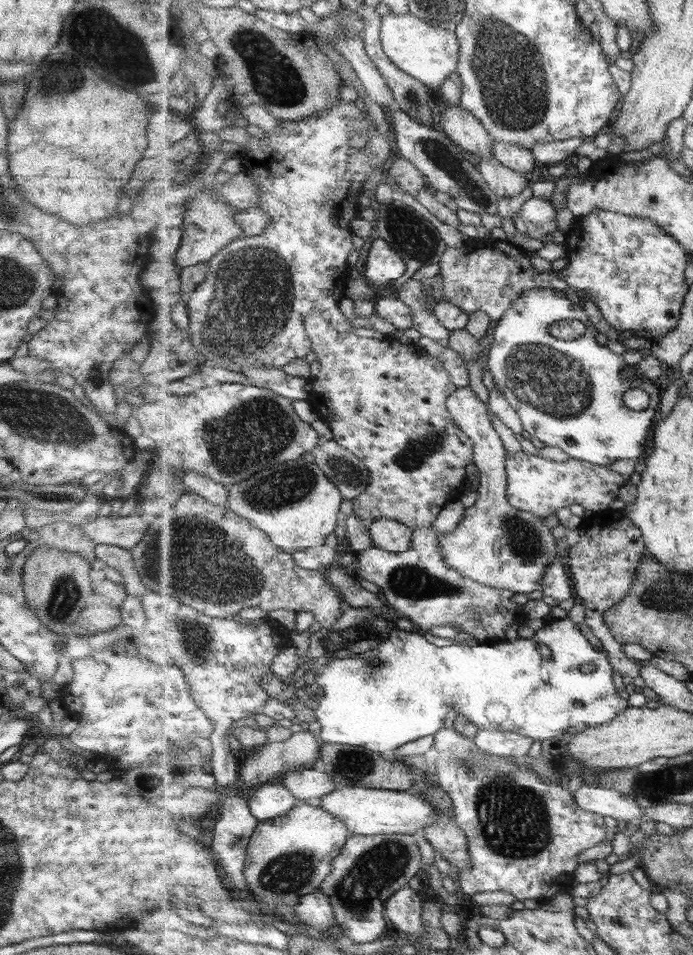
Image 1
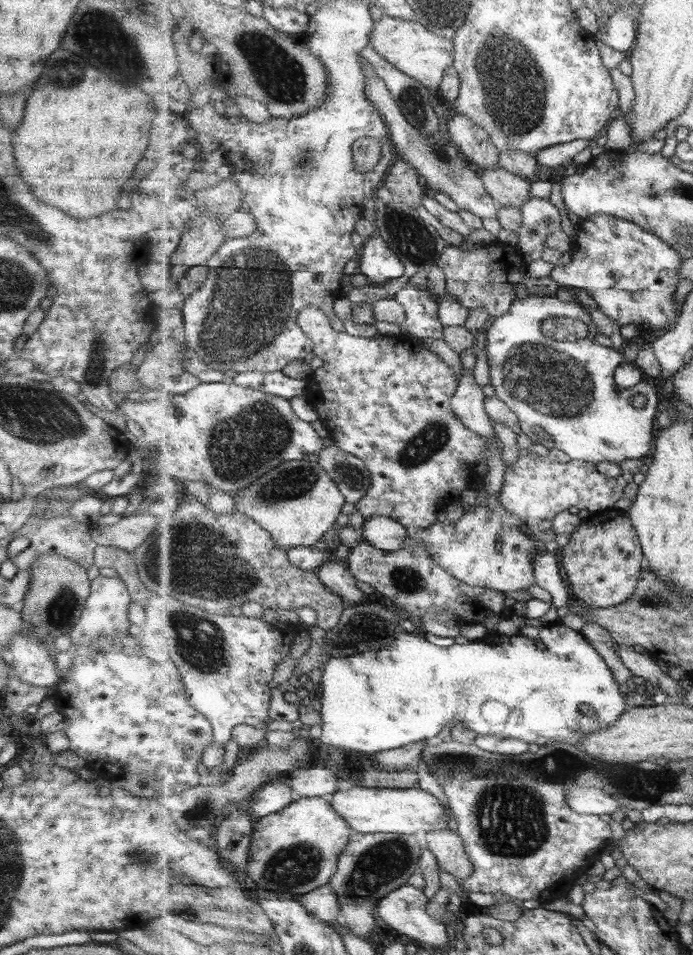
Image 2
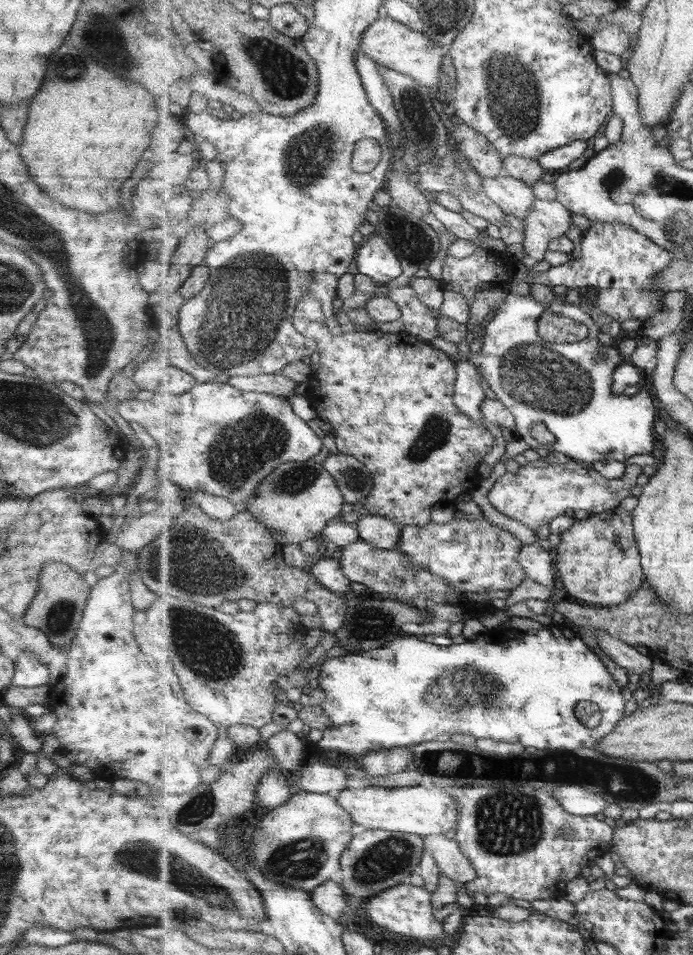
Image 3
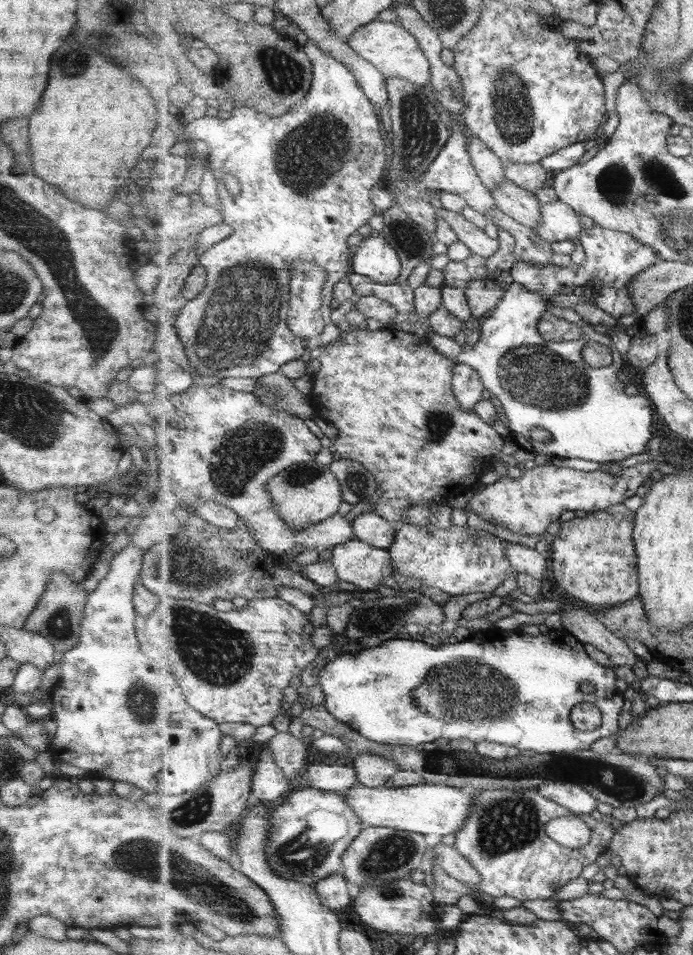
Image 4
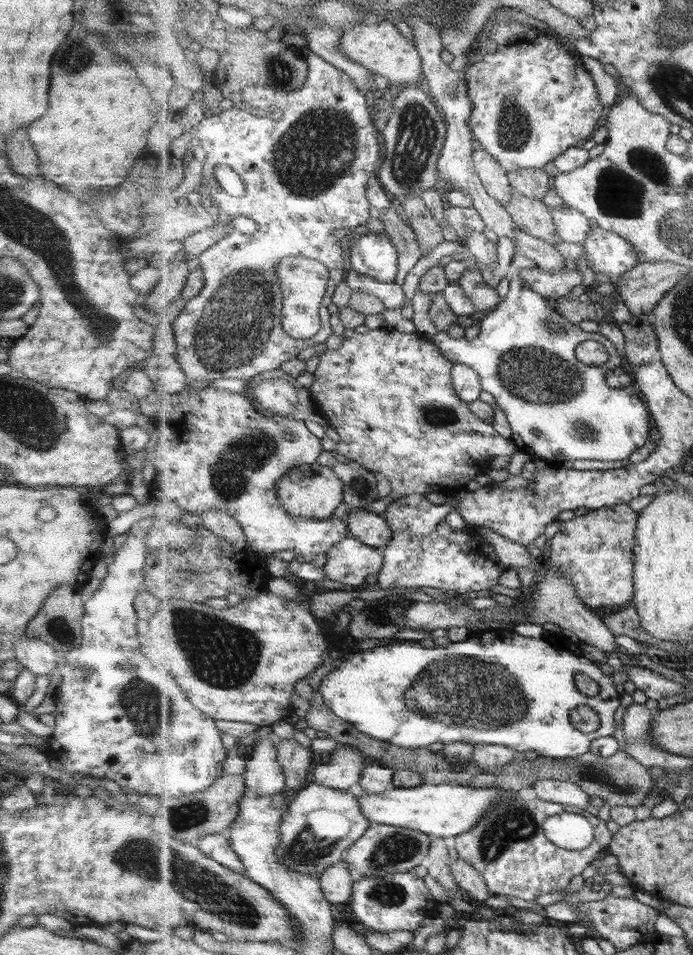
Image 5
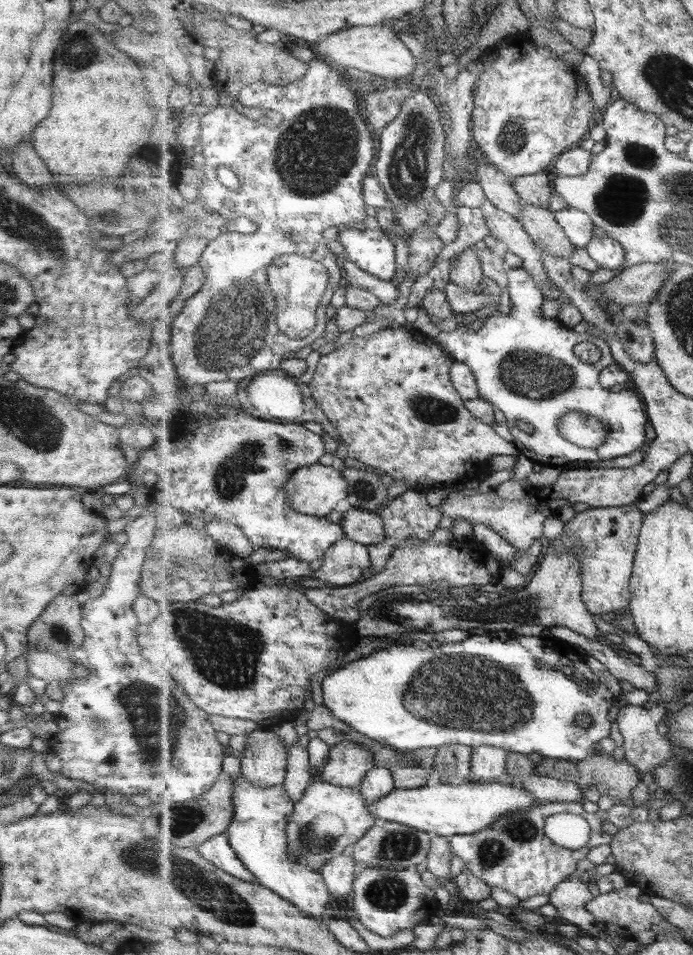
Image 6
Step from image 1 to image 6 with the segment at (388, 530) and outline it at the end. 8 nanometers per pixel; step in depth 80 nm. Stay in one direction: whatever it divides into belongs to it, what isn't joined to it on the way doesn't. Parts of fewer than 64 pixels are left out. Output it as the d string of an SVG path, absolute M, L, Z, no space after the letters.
M351 507L343 514L340 524L345 528L346 537L359 544L379 544L387 537L385 522L379 512Z

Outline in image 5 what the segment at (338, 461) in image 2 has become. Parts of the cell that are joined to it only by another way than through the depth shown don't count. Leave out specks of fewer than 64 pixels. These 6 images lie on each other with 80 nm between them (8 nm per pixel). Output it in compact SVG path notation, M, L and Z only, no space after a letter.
M359 462L337 463L333 470L345 484L344 502L352 509L365 509L371 502L379 500L377 478L372 471Z

